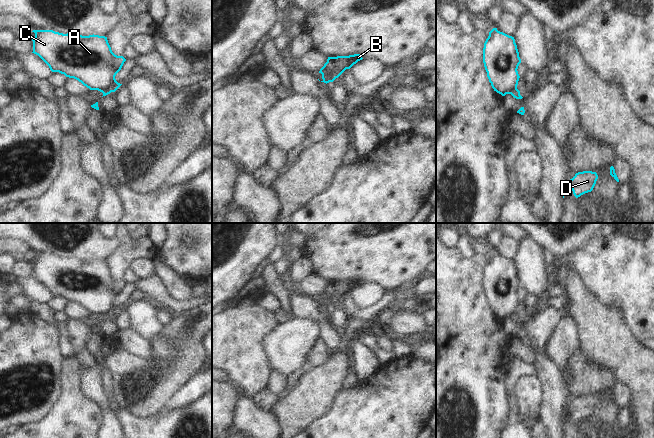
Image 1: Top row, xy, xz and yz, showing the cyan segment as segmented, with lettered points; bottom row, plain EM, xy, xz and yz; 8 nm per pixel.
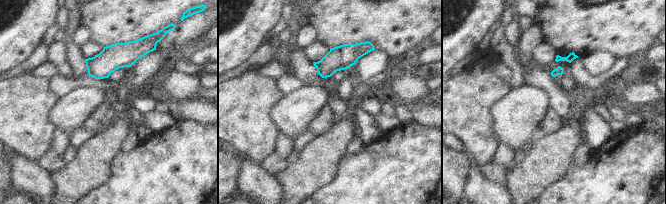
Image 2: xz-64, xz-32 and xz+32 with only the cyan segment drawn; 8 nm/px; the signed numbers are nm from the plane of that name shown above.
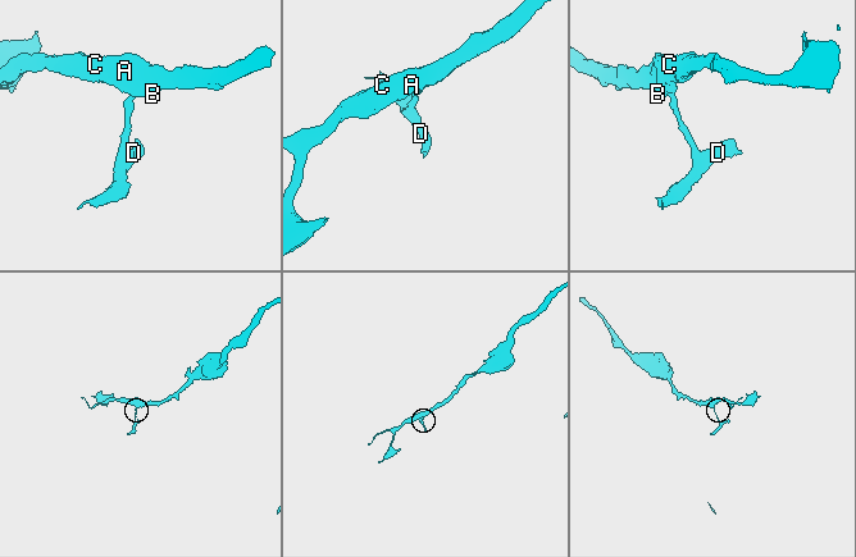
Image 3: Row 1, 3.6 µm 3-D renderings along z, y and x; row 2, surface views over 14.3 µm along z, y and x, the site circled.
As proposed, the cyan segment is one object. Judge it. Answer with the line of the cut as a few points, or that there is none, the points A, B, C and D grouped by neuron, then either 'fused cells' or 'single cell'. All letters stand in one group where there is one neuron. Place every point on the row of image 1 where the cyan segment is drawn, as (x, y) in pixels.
xz (336, 77), (327, 76), (323, 81) | A B C / D | fused cells

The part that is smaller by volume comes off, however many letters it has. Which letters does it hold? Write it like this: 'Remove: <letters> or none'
Remove: D

